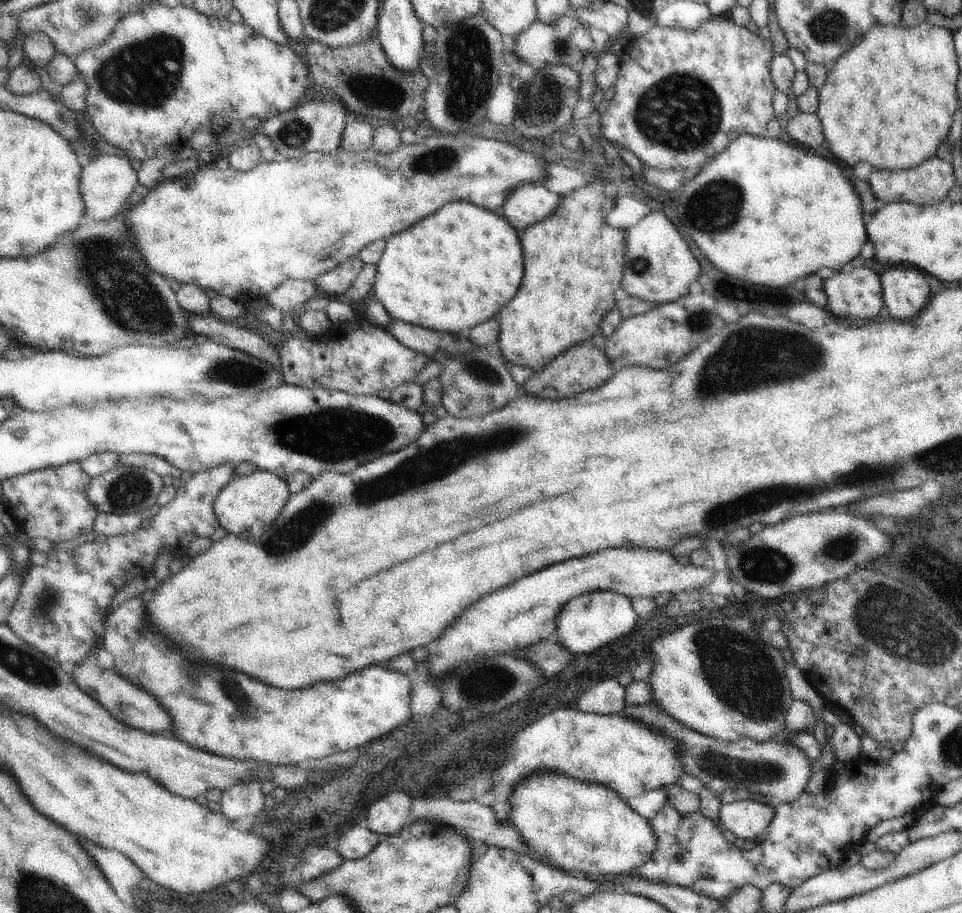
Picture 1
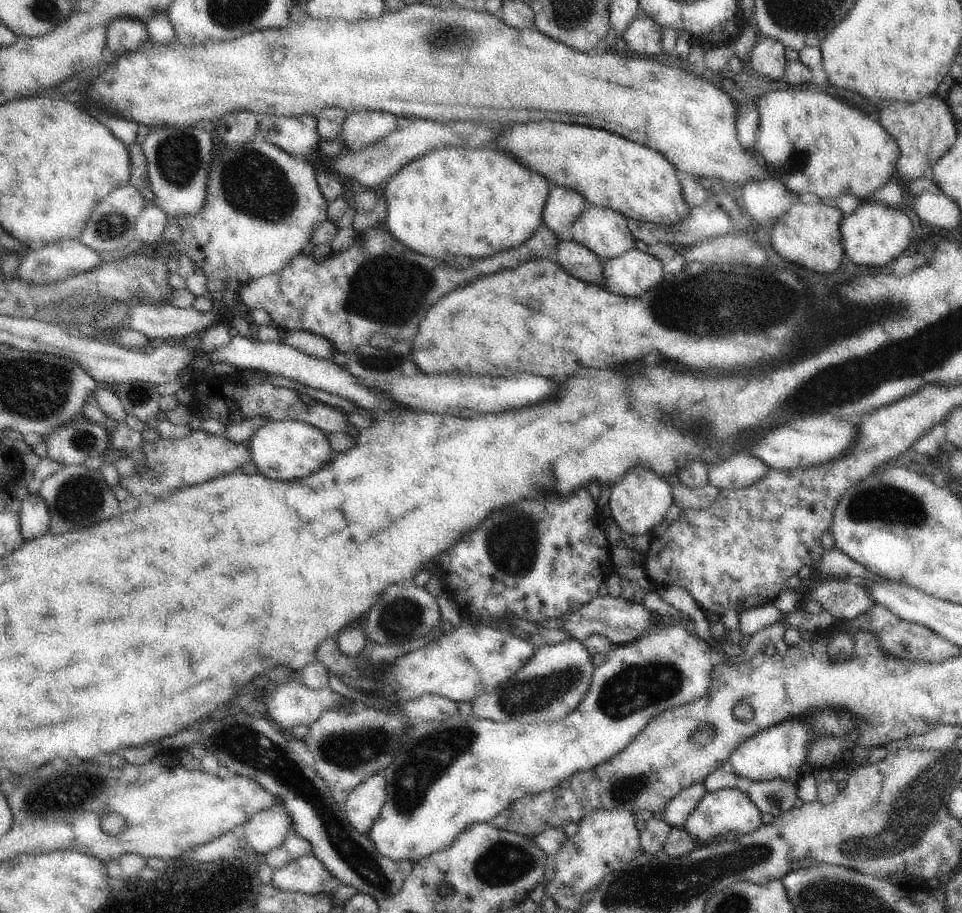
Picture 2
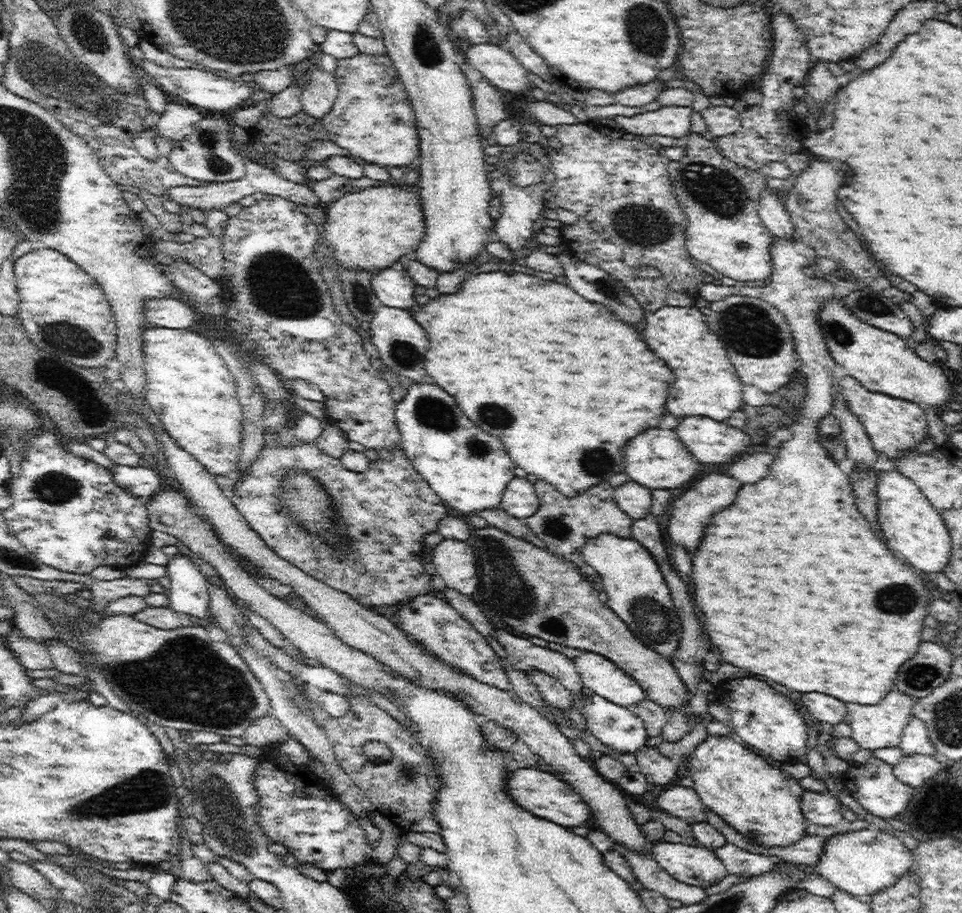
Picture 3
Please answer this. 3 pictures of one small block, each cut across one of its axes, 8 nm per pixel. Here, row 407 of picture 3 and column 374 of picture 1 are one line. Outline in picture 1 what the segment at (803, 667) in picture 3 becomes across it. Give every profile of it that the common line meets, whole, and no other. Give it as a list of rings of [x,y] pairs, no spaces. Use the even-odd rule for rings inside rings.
[[[389,792],[369,808],[367,827],[380,836],[396,834],[406,825],[412,804],[413,799],[406,792]]]

